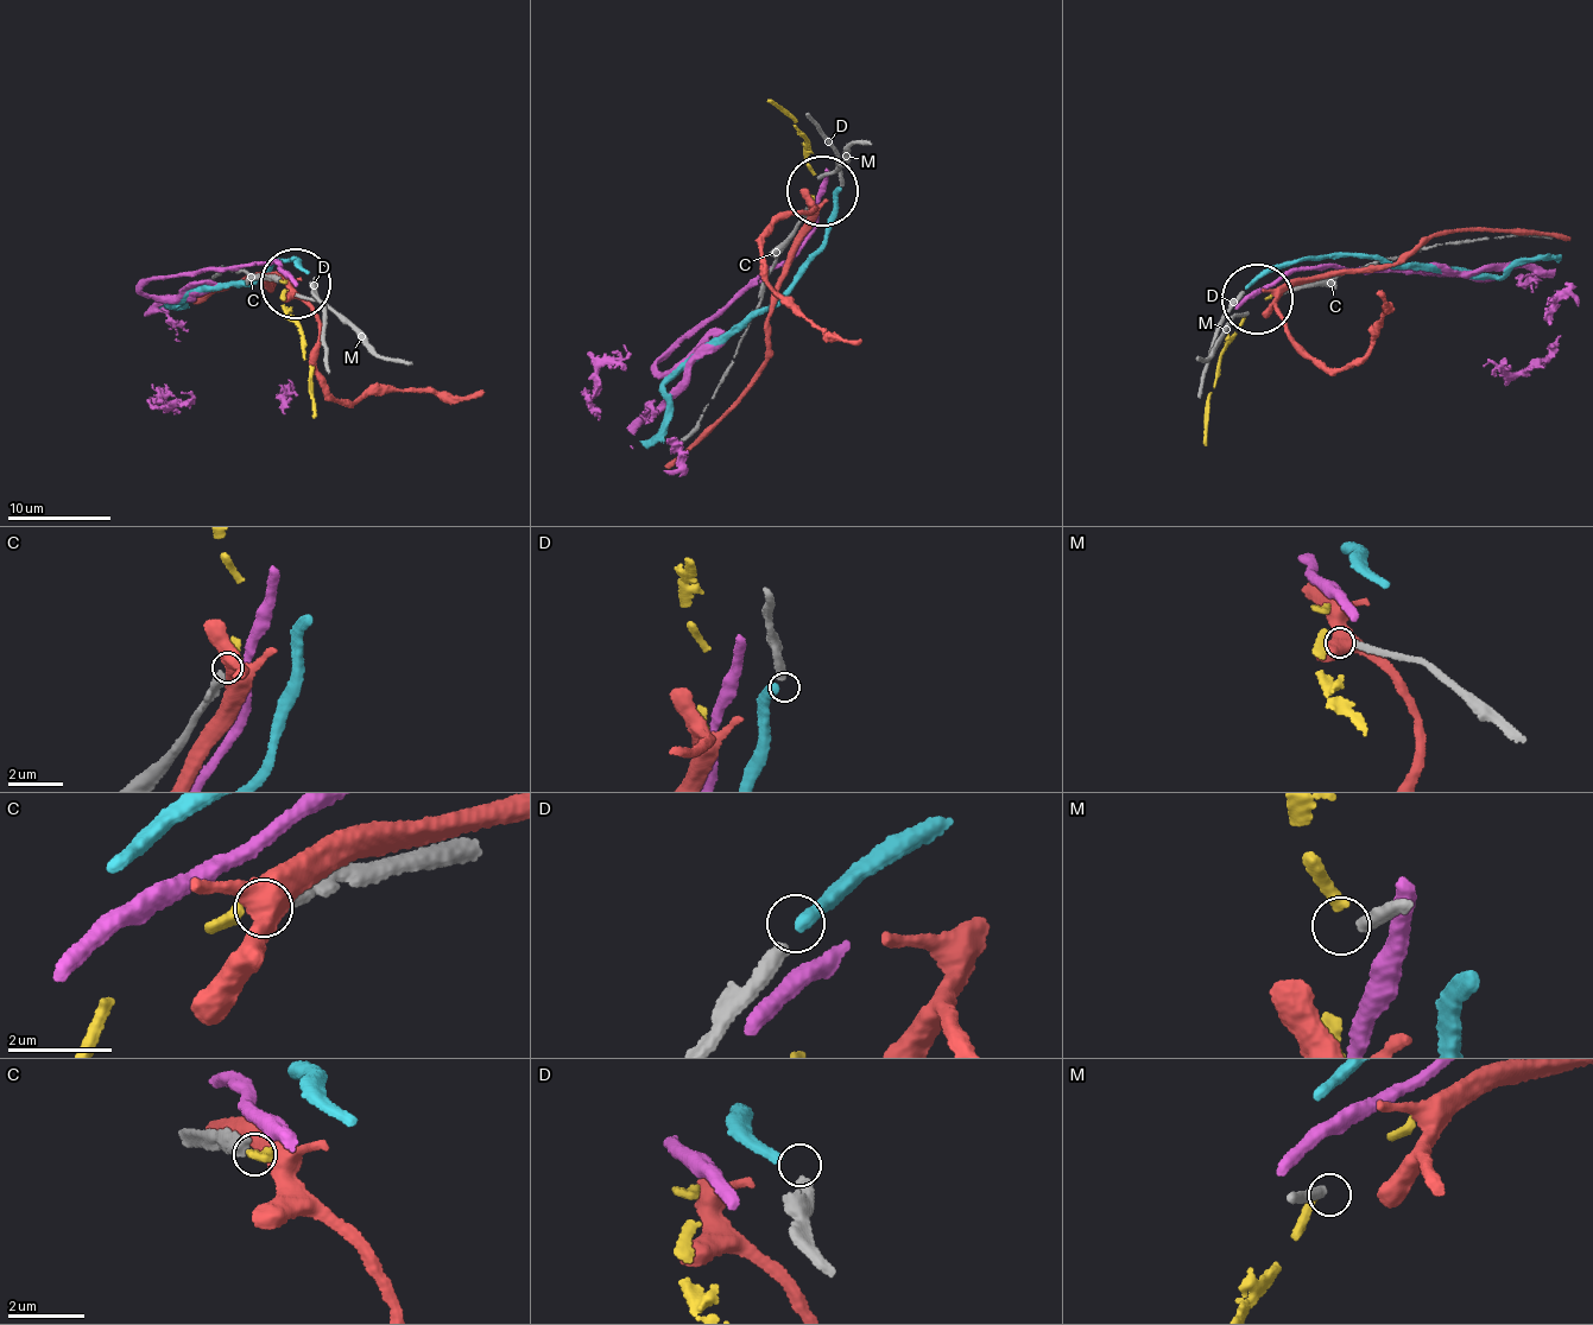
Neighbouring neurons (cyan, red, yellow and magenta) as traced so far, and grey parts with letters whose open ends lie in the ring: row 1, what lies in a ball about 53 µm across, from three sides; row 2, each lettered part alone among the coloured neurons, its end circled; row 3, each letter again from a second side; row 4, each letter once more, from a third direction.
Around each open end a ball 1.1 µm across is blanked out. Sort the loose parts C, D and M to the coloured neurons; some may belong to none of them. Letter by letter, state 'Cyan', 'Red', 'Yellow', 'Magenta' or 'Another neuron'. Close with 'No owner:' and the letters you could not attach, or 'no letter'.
C: Yellow
D: Cyan
M: Another neuron
No owner: M

